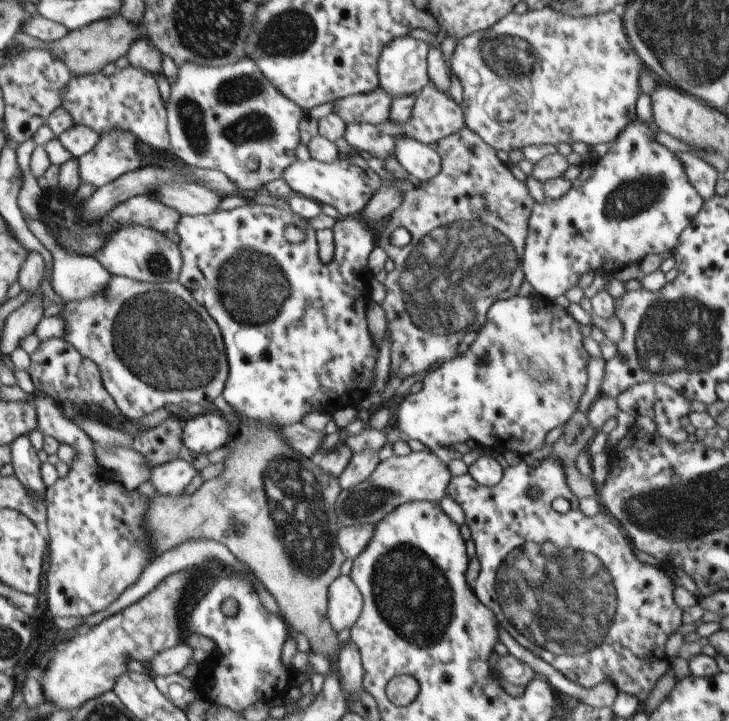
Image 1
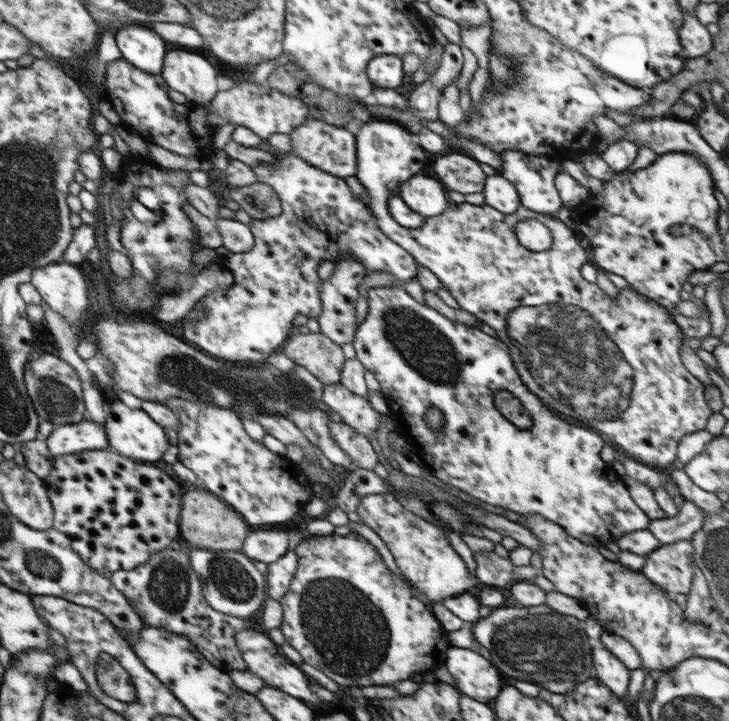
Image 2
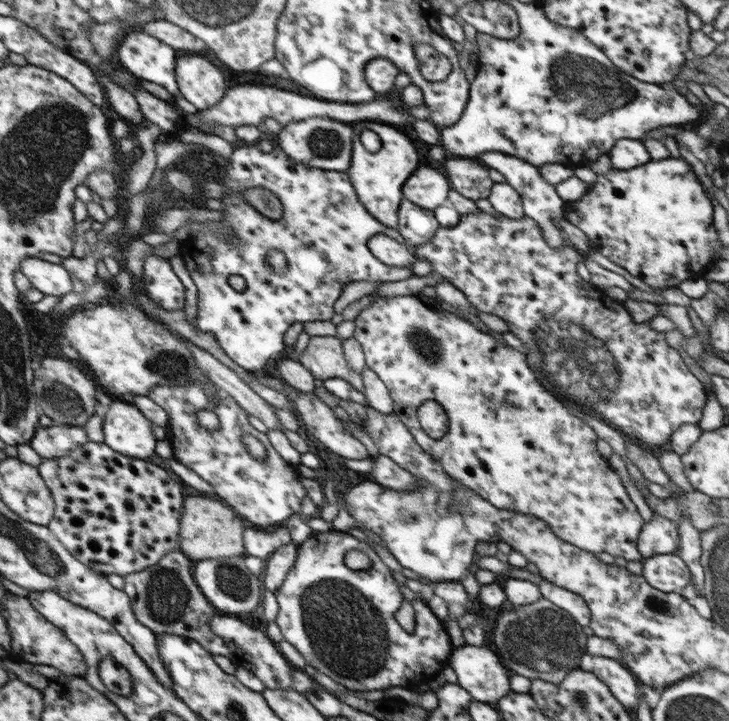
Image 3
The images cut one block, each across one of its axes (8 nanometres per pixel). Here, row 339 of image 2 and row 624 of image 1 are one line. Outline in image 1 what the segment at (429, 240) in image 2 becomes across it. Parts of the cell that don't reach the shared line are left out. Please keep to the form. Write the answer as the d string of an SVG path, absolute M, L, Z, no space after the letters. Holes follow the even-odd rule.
M552 454L544 458L536 467L530 467L524 460L521 460L516 466L509 466L504 469L502 480L496 486L482 486L470 476L470 473L452 477L448 483L447 494L460 504L460 508L463 508L466 526L470 528L471 538L476 545L475 556L480 560L480 574L476 578L472 590L474 590L476 598L494 612L494 616L496 616L502 629L507 630L508 634L520 646L524 646L526 650L540 656L544 662L559 670L568 680L584 688L592 688L610 680L617 692L637 696L643 704L656 682L666 674L666 670L669 668L670 659L664 652L666 641L670 634L677 632L683 624L683 610L675 603L673 597L674 581L670 578L669 573L662 566L649 566L640 562L634 555L626 534L621 530L615 518L610 516L607 511L601 509L595 516L588 517L579 510L579 498L574 496L568 486L564 464L558 458L554 458ZM532 488L540 490L538 498L530 496ZM558 497L566 498L570 502L571 508L567 513L562 514L552 508L552 502Z

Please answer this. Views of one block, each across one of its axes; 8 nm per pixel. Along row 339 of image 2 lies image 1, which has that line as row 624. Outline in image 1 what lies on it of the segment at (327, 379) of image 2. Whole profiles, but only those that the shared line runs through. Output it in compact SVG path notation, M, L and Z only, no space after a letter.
M232 410L229 416L223 413L221 415L230 426L230 436L225 445L228 454L223 461L224 470L216 478L203 482L190 496L152 496L151 503L148 504L147 519L144 520L148 544L156 557L188 540L208 538L224 544L268 588L280 607L279 614L286 626L308 638L311 652L329 657L329 672L336 672L341 683L338 655L343 643L339 641L338 632L334 632L326 616L328 586L341 575L340 568L346 560L338 546L336 529L340 524L334 512L335 500L342 490L338 484L338 476L322 472L316 459L296 452L294 446L284 440L284 436L280 434L282 426L278 426L276 422L250 420L236 410Z

